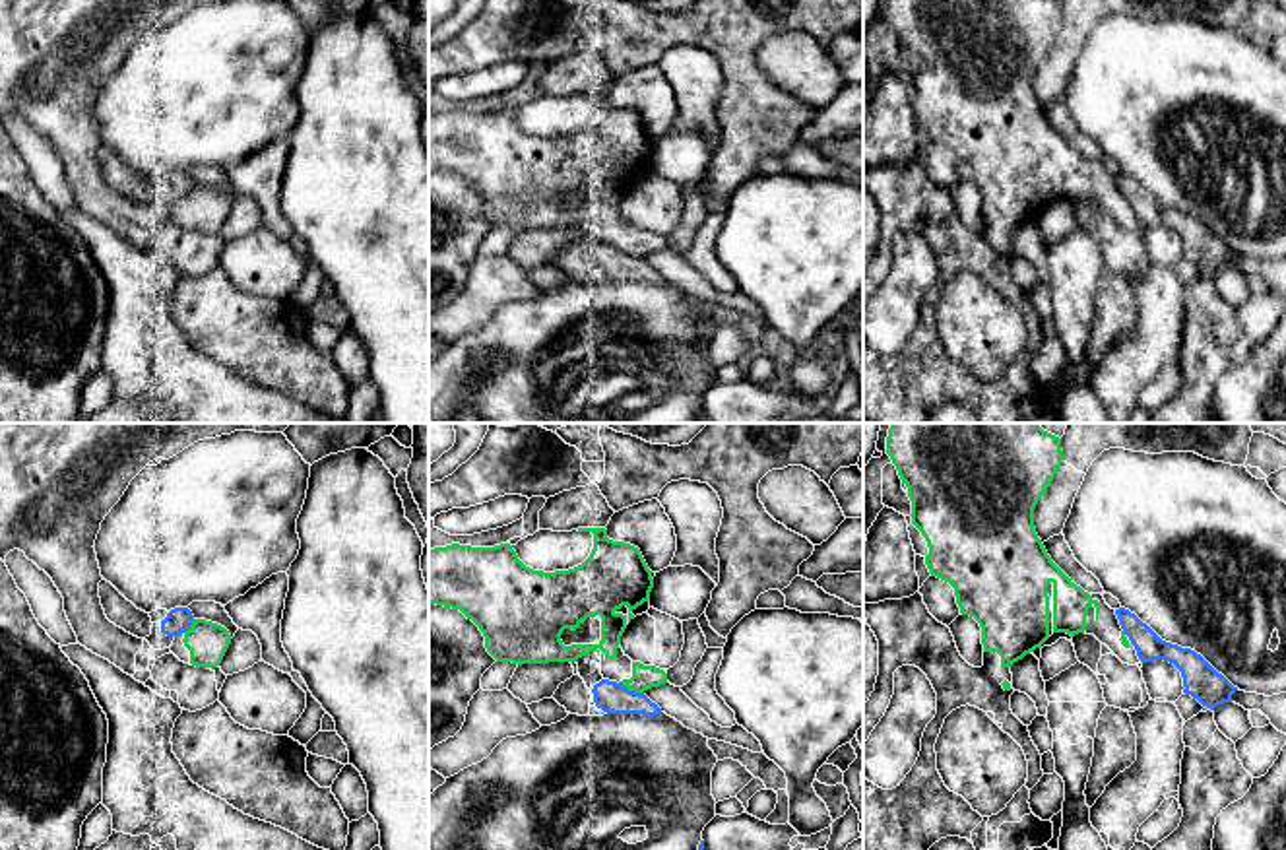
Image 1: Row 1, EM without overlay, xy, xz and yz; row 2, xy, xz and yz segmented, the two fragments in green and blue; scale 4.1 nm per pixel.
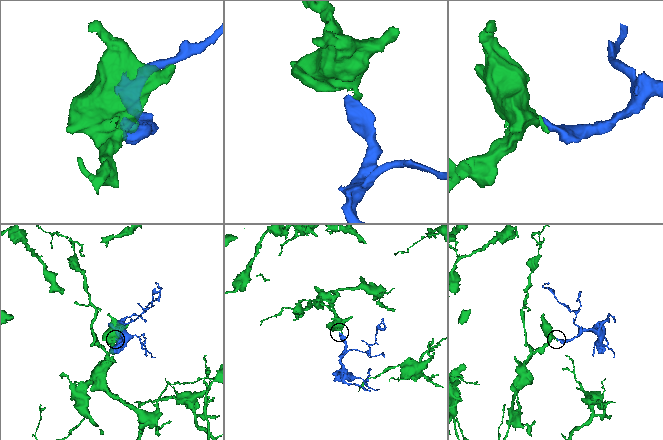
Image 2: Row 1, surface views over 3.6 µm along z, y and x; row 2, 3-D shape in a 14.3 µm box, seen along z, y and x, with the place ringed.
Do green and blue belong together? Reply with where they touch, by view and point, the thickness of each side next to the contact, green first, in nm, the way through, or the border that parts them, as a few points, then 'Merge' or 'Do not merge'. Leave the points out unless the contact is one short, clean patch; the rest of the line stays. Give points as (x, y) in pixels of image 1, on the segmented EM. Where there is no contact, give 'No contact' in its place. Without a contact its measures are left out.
Touches green at xz (631, 689). Thickness 100 nm (green) against 140 nm. Do not merge

